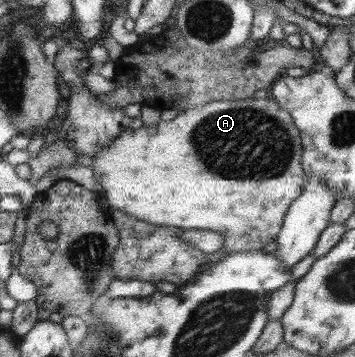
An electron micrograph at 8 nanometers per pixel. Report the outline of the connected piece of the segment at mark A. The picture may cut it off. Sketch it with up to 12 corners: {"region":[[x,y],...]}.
{"region":[[274,100],[210,101],[91,158],[110,210],[274,240],[304,190]]}

